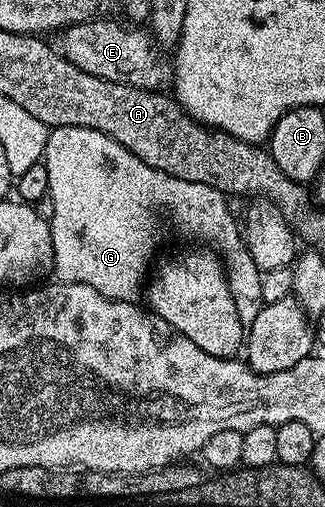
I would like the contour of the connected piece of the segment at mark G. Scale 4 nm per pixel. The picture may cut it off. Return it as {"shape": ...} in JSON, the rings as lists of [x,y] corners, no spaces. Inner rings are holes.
{"shape":[[[51,127],[42,161],[48,177],[47,198],[54,204],[54,216],[50,219],[54,244],[52,268],[59,281],[90,284],[90,288],[102,292],[102,296],[115,298],[117,302],[139,299],[142,283],[149,273],[148,261],[156,250],[159,214],[169,214],[173,224],[182,233],[201,238],[205,247],[211,248],[219,255],[228,275],[228,287],[238,308],[238,320],[245,328],[254,324],[265,303],[262,300],[262,272],[258,264],[254,264],[254,256],[250,256],[248,245],[244,242],[241,223],[237,215],[236,218],[232,215],[232,210],[228,207],[229,199],[222,191],[210,188],[210,184],[194,184],[190,180],[178,180],[178,176],[158,172],[158,168],[150,168],[150,164],[138,160],[134,152],[122,148],[118,140],[94,128]]]}

